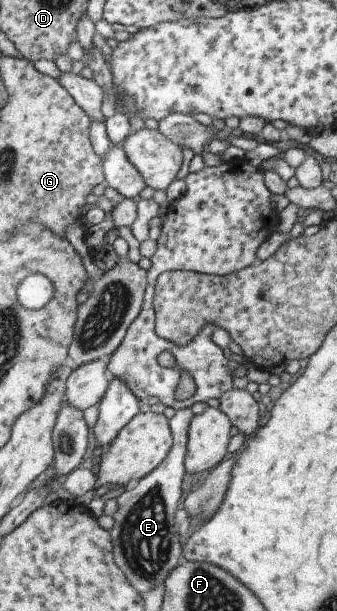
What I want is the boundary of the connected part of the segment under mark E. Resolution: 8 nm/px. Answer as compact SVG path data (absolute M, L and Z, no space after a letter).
M189 407L175 410L173 417L168 420L171 433L171 448L163 461L151 469L133 489L123 491L117 501L118 509L111 515L113 517L113 529L111 545L113 545L113 561L119 567L119 571L129 579L131 587L139 591L139 595L151 591L153 587L164 583L165 577L178 566L181 559L182 546L177 535L177 529L173 525L173 516L177 510L177 503L181 497L181 482L185 472L187 427L193 413Z

